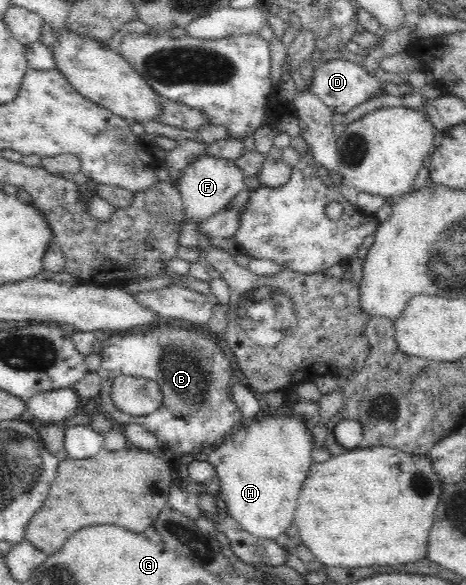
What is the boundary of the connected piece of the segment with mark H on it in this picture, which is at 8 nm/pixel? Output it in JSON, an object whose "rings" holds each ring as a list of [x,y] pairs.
{"rings":[[[298,412],[283,416],[261,415],[252,421],[246,421],[233,431],[232,436],[200,455],[215,467],[220,481],[219,491],[229,515],[253,537],[275,540],[283,535],[294,521],[299,491],[310,467],[315,463],[310,457],[312,442],[305,429],[305,418]]]}

